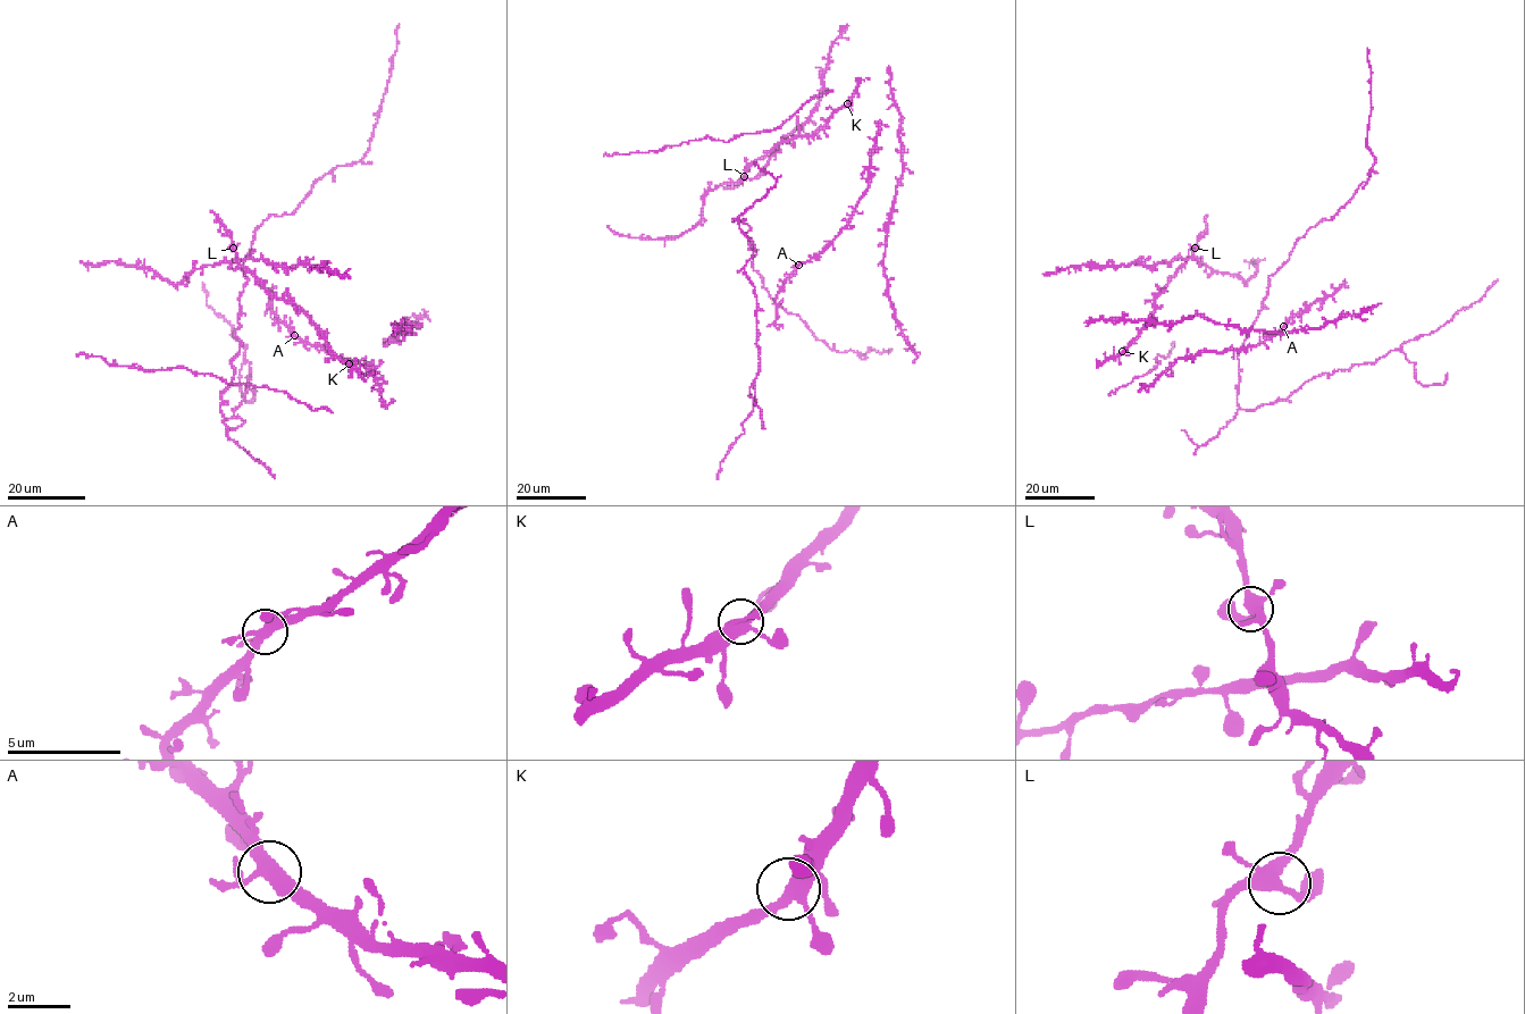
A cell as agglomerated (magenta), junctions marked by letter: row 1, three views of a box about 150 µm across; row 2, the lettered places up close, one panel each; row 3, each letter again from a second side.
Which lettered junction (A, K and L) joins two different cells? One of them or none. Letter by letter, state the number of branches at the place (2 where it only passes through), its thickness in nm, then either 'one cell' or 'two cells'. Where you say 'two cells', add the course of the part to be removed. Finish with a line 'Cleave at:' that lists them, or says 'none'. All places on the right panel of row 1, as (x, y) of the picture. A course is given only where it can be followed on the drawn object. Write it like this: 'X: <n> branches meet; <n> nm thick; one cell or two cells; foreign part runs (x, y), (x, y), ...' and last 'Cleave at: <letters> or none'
A: 4 branches meet; 360 nm thick; one cell
K: 4 branches meet; 380 nm thick; one cell
L: 4 branches meet; 400 nm thick; one cell
Cleave at: none

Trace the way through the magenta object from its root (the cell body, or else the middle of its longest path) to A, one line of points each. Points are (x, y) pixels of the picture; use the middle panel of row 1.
A: (838, 234), (820, 252), (798, 265)

